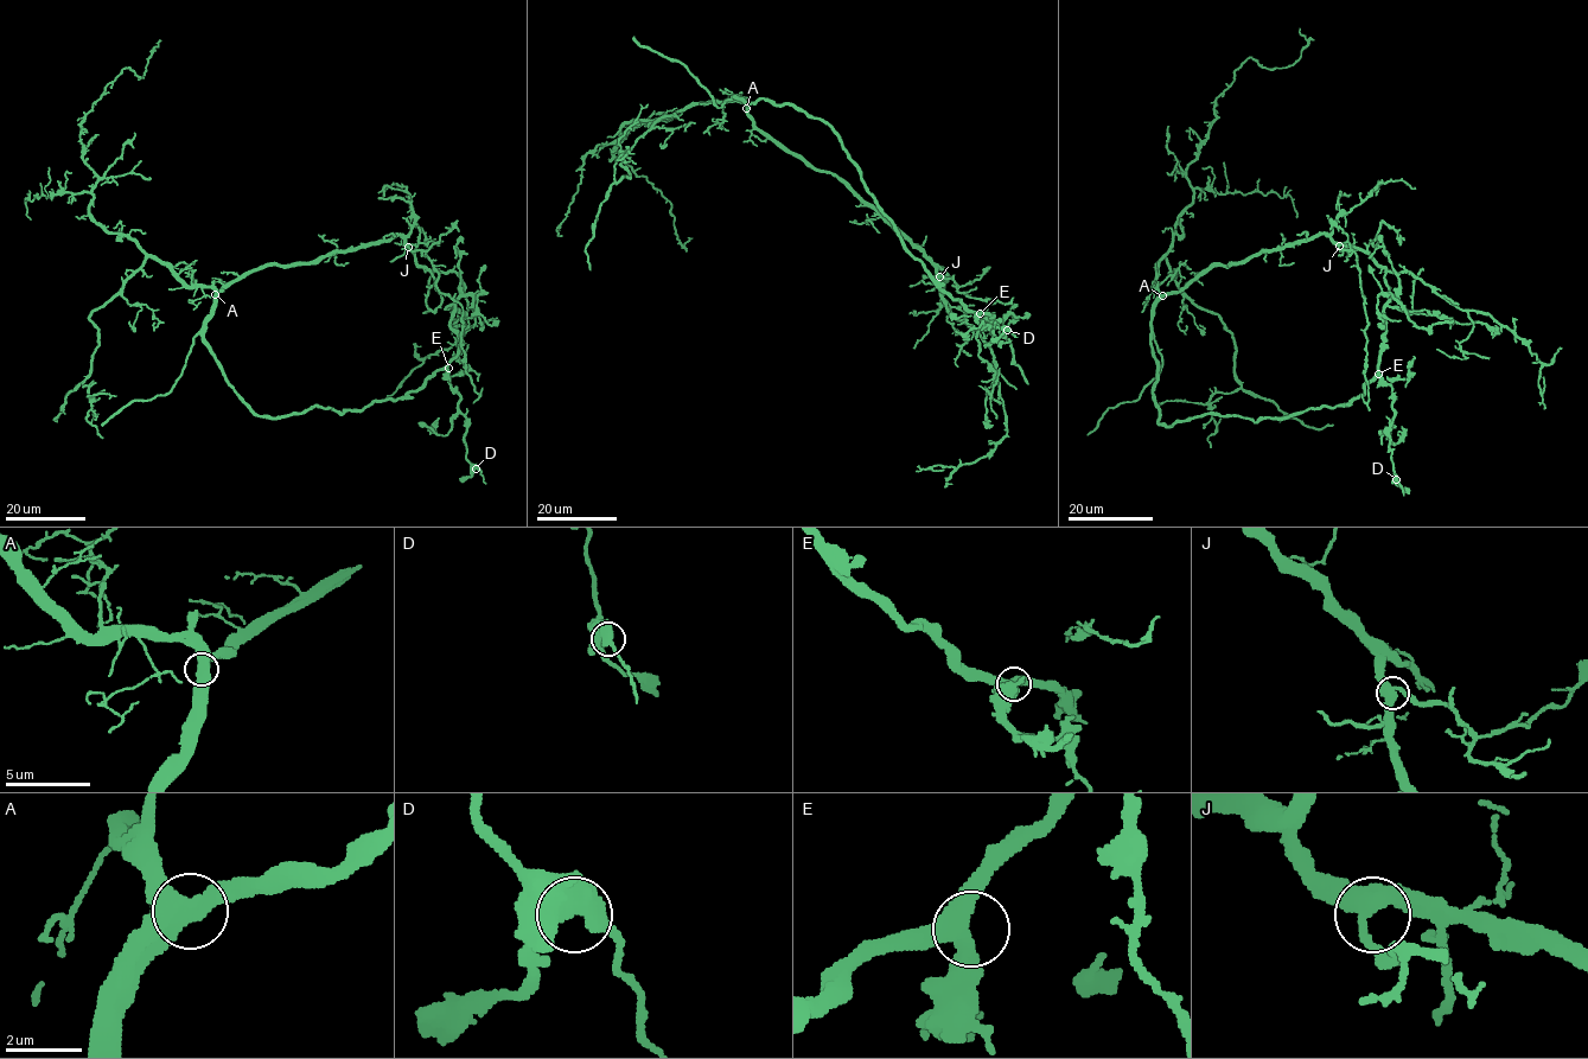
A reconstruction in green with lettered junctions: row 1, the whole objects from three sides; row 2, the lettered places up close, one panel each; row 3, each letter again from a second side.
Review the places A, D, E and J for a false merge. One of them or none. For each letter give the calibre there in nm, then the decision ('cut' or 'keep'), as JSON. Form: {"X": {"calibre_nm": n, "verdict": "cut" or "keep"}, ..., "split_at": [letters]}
{"A": {"calibre_nm": 440, "verdict": "keep"}, "D": {"calibre_nm": 480, "verdict": "keep"}, "E": {"calibre_nm": 400, "verdict": "keep"}, "J": {"calibre_nm": 400, "verdict": "keep"}, "split_at": []}

